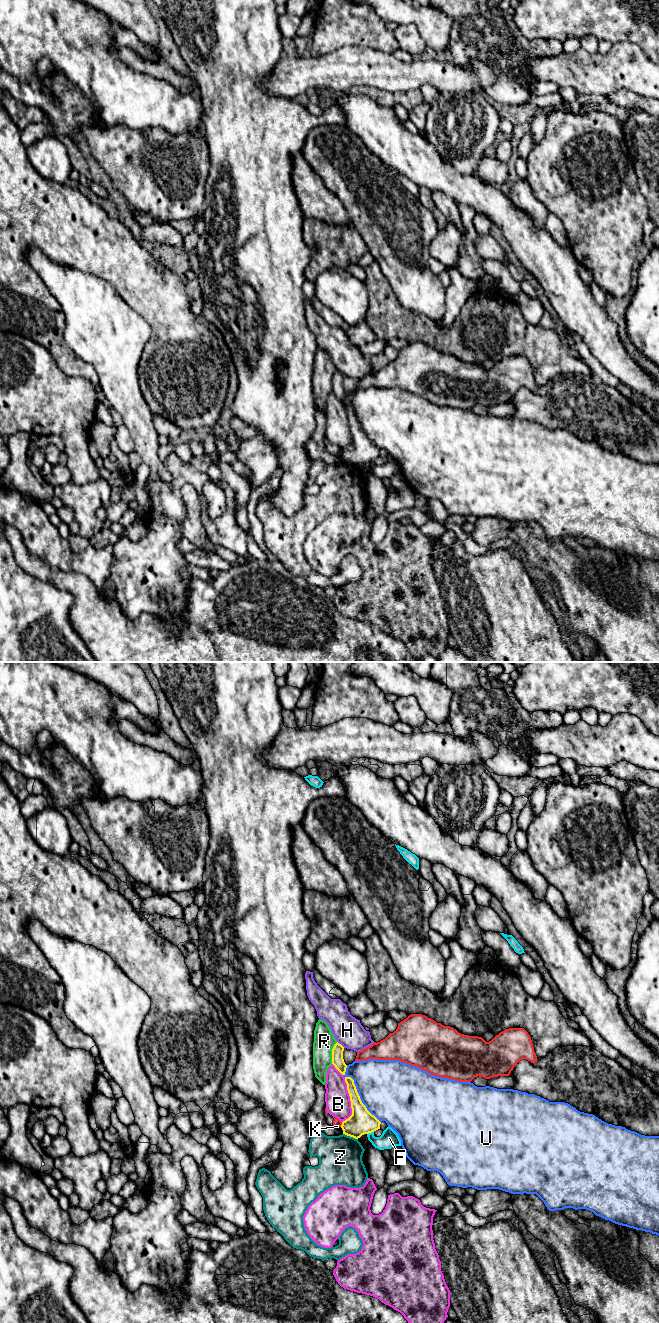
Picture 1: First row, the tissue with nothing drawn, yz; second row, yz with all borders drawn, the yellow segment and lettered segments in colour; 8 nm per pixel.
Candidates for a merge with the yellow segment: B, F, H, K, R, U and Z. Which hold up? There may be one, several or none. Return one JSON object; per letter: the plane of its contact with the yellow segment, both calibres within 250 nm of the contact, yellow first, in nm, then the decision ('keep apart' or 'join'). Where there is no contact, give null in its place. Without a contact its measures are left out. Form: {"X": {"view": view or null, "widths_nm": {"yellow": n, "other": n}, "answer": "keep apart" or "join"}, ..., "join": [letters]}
{"B": {"view": "yz", "widths_nm": {"yellow": 200, "other": 200}, "answer": "keep apart"}, "F": {"view": "yz", "widths_nm": {"yellow": 200, "other": 140}, "answer": "keep apart"}, "H": {"view": "yz", "widths_nm": {"yellow": 100, "other": 240}, "answer": "keep apart"}, "K": {"view": "yz", "widths_nm": {"yellow": 200, "other": 70}, "answer": "keep apart"}, "R": {"view": "yz", "widths_nm": {"yellow": 100, "other": 170}, "answer": "keep apart"}, "U": {"view": "yz", "widths_nm": {"yellow": 200, "other": 460}, "answer": "keep apart"}, "Z": {"view": "yz", "widths_nm": {"yellow": 200, "other": 360}, "answer": "keep apart"}, "join": []}

